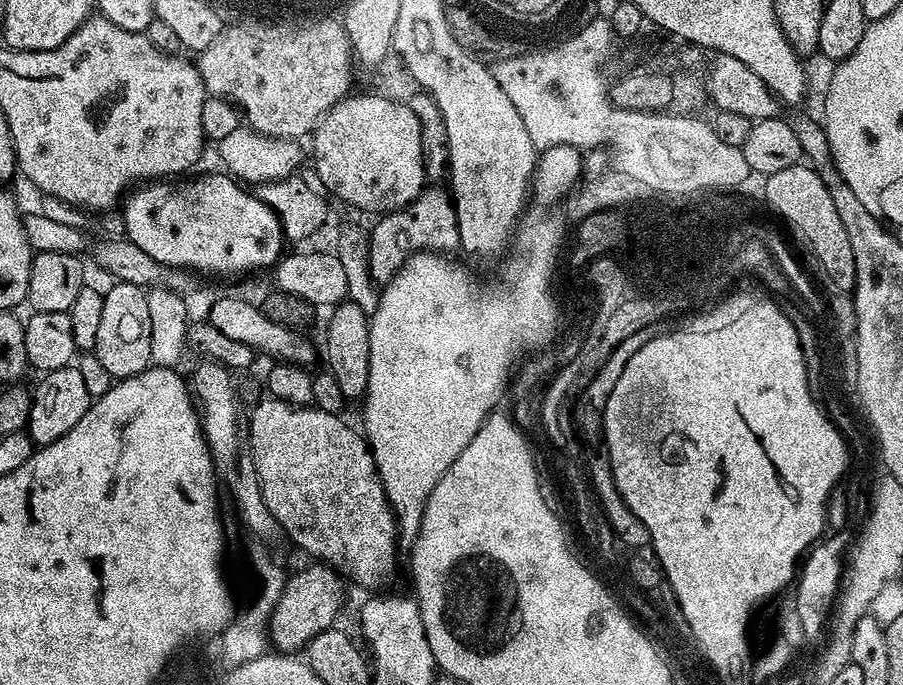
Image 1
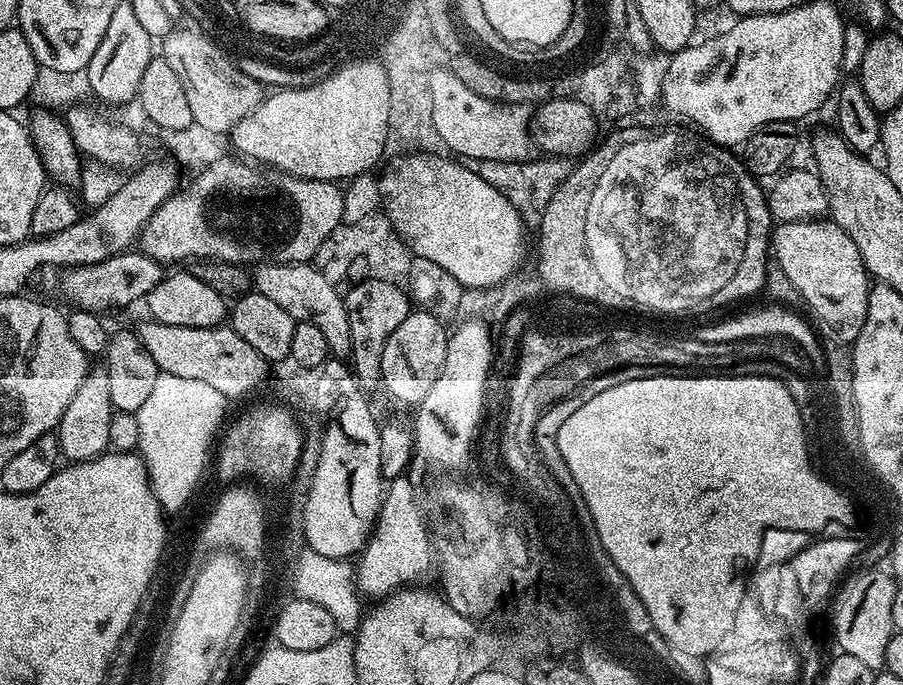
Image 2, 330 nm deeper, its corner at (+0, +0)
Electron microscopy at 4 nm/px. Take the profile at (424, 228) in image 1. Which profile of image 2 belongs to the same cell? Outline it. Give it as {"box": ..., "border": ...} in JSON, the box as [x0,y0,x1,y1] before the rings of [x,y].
{"box":[344,280,410,390],"border":[[[361,280],[351,285],[352,289],[346,292],[344,296],[344,305],[348,308],[348,317],[350,318],[350,346],[352,347],[350,355],[350,367],[356,381],[360,387],[365,390],[371,388],[379,389],[381,387],[382,376],[382,354],[383,347],[386,346],[387,339],[400,326],[403,320],[410,313],[410,296],[399,283],[382,280]]]}

